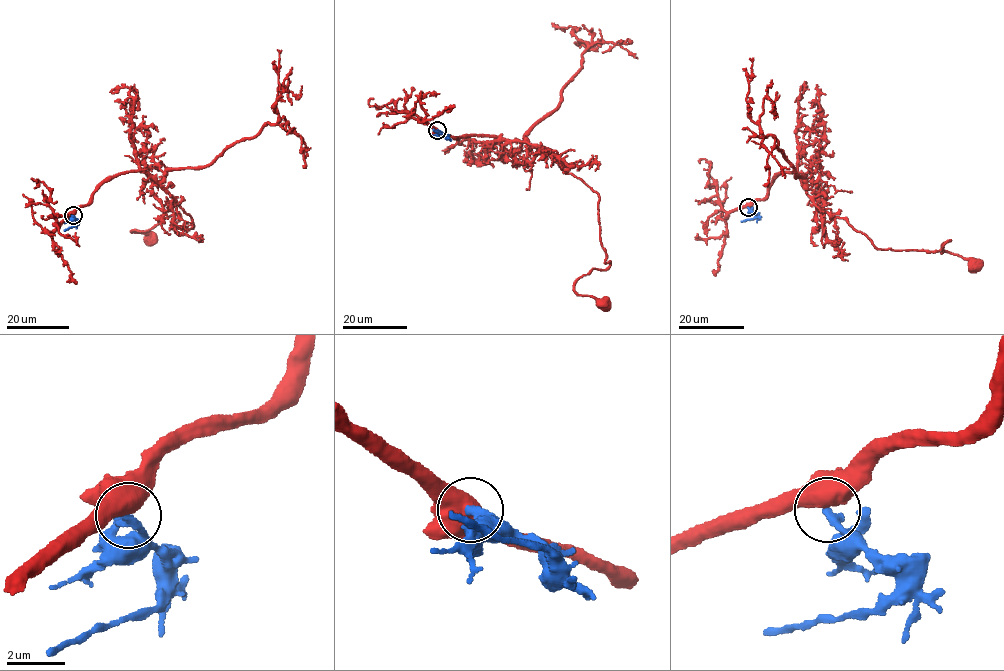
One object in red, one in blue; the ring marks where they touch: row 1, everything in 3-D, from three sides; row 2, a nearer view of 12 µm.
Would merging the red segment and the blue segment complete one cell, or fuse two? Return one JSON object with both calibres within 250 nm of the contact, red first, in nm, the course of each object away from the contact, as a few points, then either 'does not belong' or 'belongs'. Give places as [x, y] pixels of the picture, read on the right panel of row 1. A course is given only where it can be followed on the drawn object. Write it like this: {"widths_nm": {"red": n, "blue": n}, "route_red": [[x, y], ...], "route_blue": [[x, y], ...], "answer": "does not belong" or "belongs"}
{"widths_nm": {"red": 800, "blue": 320}, "route_red": [[748, 207], [781, 173], [793, 173], [814, 204], [878, 249], [934, 252], [950, 241], [941, 252], [975, 264]], "route_blue": [[748, 207], [755, 217], [741, 222]], "answer": "does not belong"}

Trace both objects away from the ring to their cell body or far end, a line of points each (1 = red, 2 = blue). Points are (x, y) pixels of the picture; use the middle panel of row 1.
1: (437, 130), (542, 146), (597, 193), (599, 239), (610, 266), (591, 269), (574, 289), (603, 305)
2: (437, 130), (447, 136), (433, 129)

